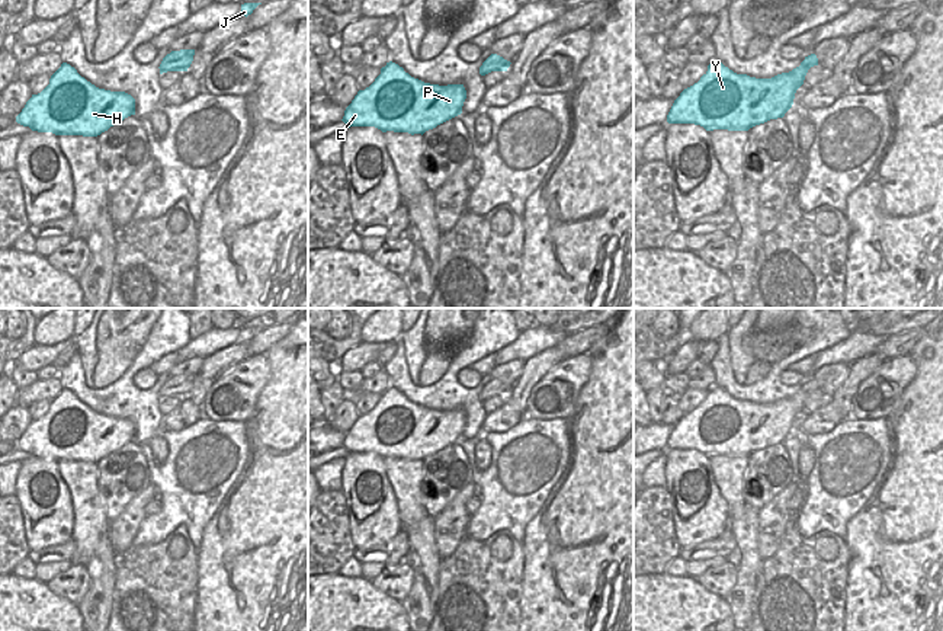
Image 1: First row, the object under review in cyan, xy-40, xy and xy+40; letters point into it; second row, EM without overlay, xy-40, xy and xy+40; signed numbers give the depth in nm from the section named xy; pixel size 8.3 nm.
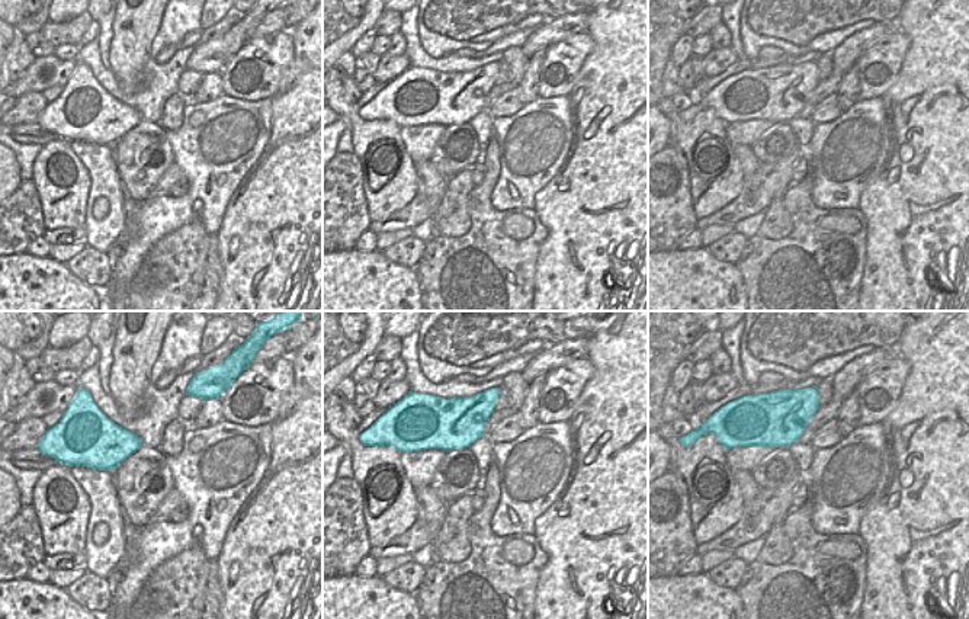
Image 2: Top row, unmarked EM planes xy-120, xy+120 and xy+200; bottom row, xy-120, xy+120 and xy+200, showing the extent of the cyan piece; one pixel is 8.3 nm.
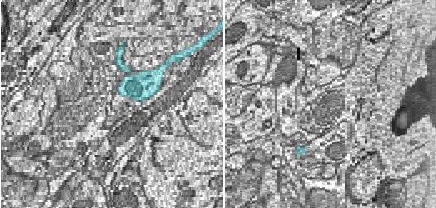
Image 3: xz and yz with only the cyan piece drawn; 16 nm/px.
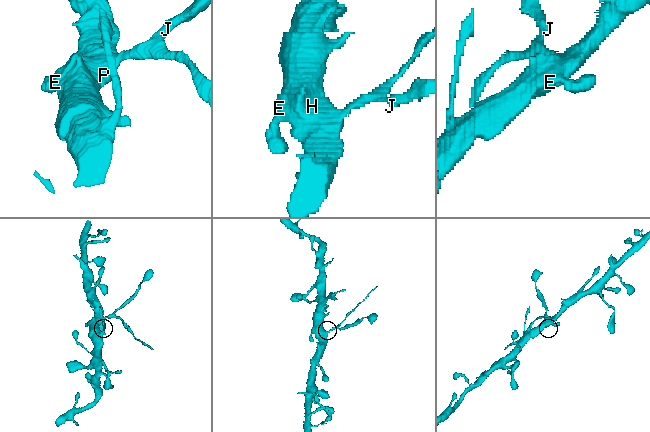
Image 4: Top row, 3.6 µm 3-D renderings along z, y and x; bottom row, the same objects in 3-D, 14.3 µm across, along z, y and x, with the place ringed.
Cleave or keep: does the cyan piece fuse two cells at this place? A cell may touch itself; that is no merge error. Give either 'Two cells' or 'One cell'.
Two cells

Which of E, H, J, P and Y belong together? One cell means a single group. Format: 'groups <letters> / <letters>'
groups E H P Y / J

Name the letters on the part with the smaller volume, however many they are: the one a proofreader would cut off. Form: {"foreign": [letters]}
{"foreign": ["J"]}

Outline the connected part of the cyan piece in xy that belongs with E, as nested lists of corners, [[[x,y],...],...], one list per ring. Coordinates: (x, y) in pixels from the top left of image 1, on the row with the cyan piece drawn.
[[[389,61],[365,90],[346,108],[343,122],[350,126],[375,126],[382,132],[424,134],[462,113],[464,84],[430,84],[411,77]]]

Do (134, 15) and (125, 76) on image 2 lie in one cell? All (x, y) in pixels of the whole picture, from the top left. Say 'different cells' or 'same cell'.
same cell

